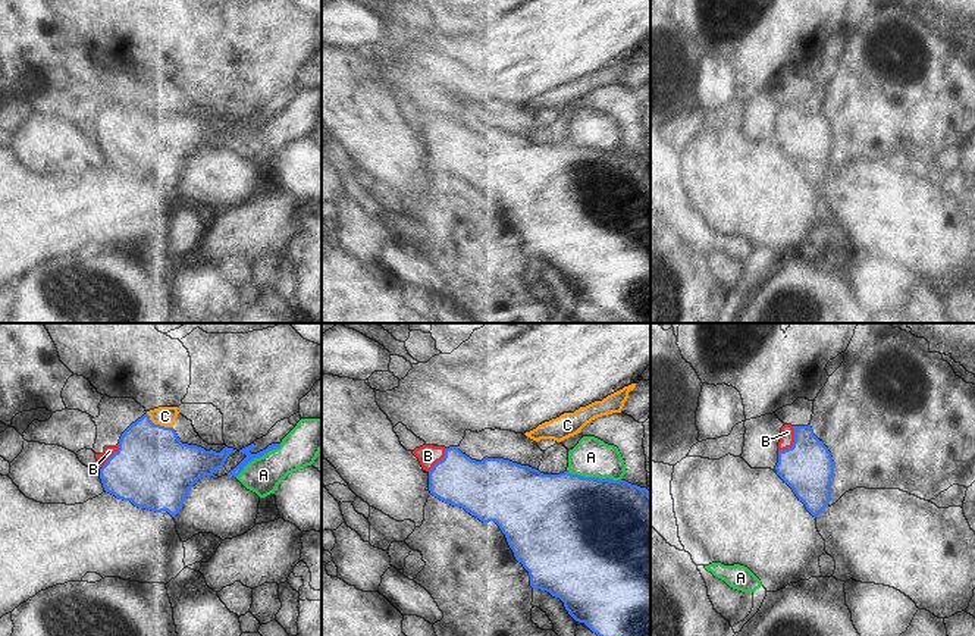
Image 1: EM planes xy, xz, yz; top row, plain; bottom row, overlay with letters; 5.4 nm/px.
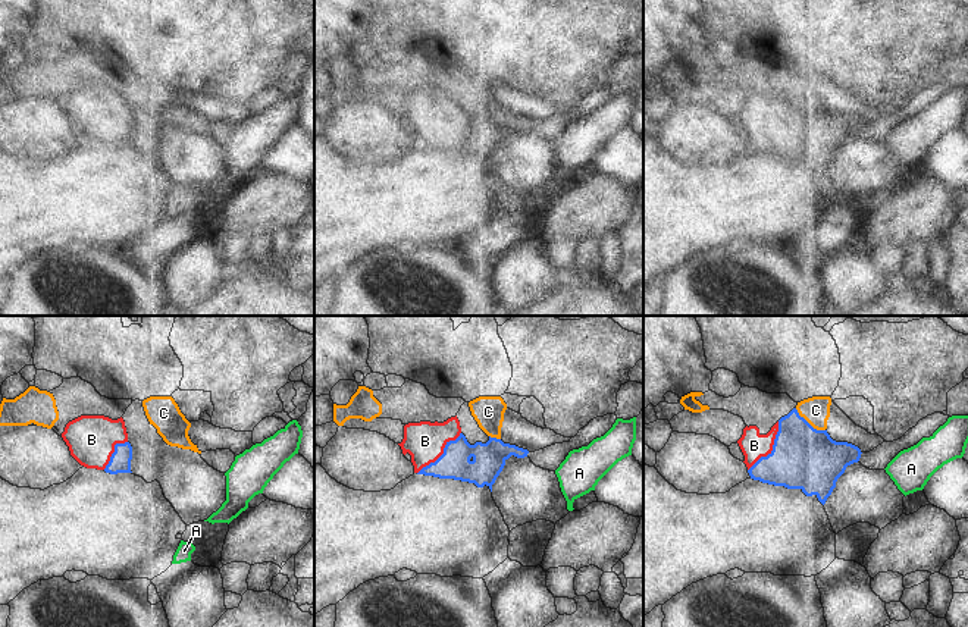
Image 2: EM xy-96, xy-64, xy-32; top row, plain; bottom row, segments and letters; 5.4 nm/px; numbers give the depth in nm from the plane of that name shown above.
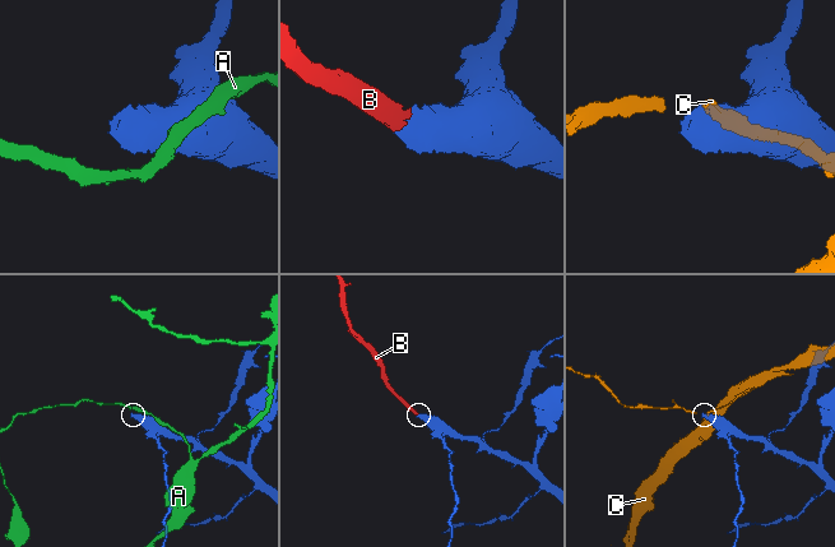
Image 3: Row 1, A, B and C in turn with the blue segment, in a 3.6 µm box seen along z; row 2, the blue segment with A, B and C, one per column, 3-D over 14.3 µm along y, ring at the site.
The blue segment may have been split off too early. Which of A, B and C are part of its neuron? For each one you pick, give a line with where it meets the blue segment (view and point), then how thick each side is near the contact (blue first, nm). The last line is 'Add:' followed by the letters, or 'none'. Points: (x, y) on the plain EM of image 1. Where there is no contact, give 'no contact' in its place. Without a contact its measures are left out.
B: meets blue in yz at (793, 113); 280 nm thick on the blue side, 80 nm on the other
Add: B

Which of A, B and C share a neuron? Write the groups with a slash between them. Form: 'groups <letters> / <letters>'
groups A / B / C

